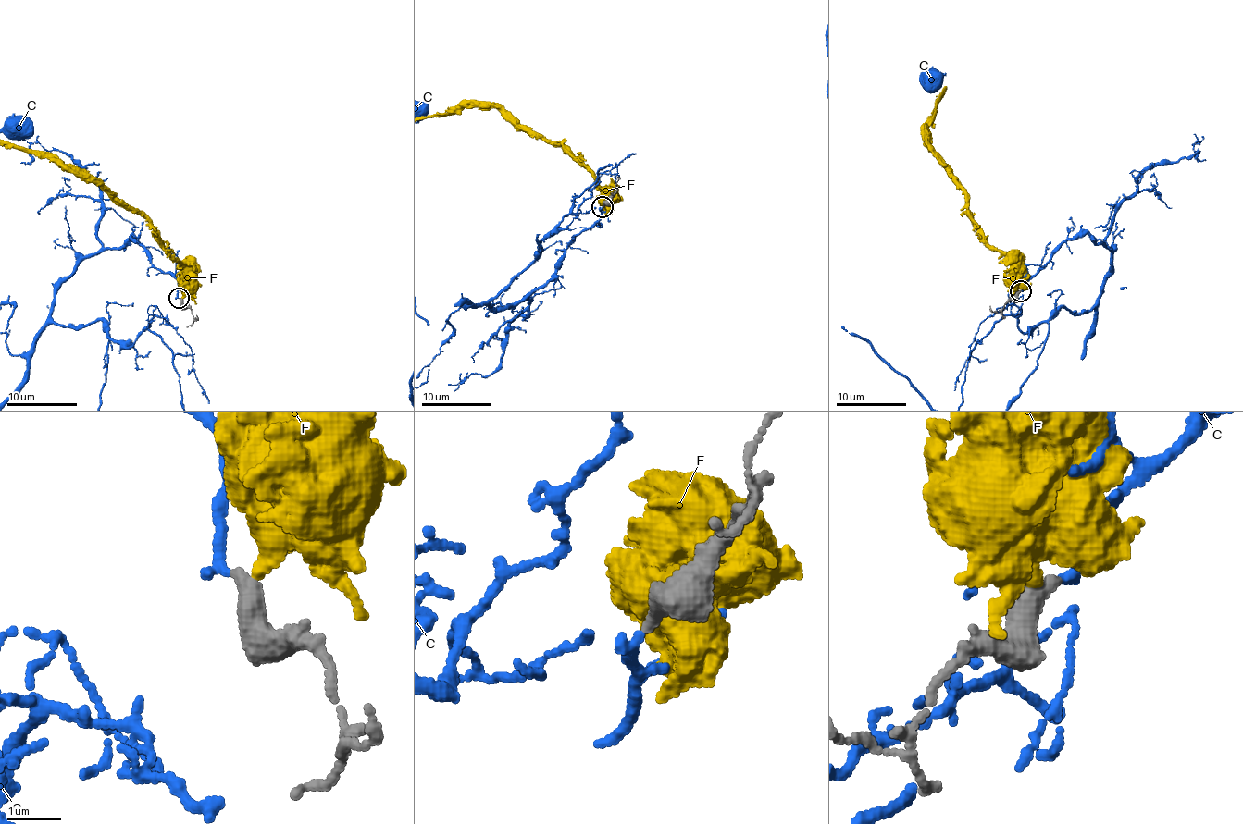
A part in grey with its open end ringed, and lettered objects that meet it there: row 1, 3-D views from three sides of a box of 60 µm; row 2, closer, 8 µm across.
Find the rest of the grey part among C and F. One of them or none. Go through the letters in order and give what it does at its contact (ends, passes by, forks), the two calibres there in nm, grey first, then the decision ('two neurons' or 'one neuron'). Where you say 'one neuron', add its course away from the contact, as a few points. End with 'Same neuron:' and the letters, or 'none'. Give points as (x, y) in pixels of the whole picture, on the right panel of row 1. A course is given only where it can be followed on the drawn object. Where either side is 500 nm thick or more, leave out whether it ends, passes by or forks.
C: it ends; calibres 400 and 220 nm; one neuron
F: it ends; calibres 480 and 400 nm; two neurons
Same neuron: C

